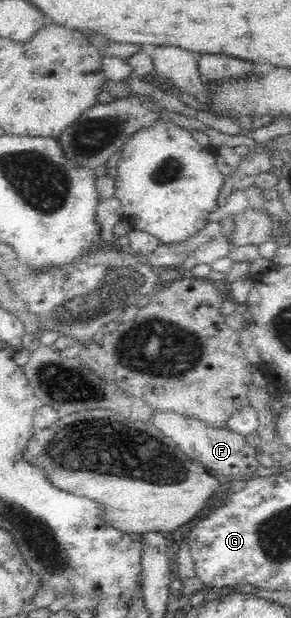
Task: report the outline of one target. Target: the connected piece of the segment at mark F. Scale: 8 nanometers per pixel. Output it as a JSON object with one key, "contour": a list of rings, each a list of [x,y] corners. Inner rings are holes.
{"contour":[[[154,410],[151,423],[168,436],[182,449],[188,457],[199,460],[200,465],[209,471],[224,476],[240,479],[252,476],[260,466],[256,454],[258,450],[246,443],[246,437],[232,432],[229,428],[210,427],[201,420],[188,418],[178,413]]]}

